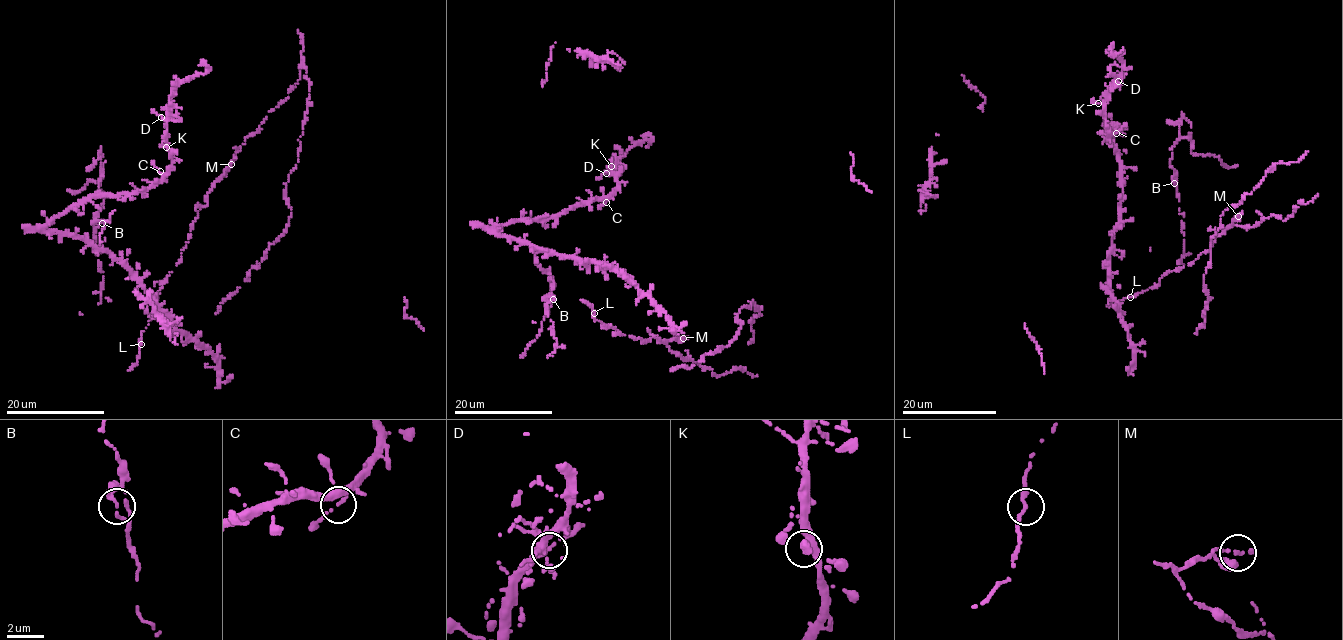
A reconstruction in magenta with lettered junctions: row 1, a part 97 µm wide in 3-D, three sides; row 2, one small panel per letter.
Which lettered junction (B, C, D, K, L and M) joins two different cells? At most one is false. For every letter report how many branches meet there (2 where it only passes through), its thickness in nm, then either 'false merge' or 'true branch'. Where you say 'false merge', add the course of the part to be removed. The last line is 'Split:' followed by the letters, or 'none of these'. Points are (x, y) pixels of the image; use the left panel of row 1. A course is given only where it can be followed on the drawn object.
B: 2 | 180 nm | false merge | (102, 222), (97, 212), (102, 207), (102, 168), (100, 183), (89, 180), (80, 191), (67, 190)
C: 2 | 160 nm | true branch
D: 2 | 190 nm | true branch
K: 2 | 160 nm | true branch
L: 2 | 180 nm | true branch
M: 2 | 160 nm | true branch
Split: B

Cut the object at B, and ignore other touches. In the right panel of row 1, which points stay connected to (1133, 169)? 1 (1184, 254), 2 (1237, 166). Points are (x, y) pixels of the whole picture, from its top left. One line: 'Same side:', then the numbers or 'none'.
Same side: none

